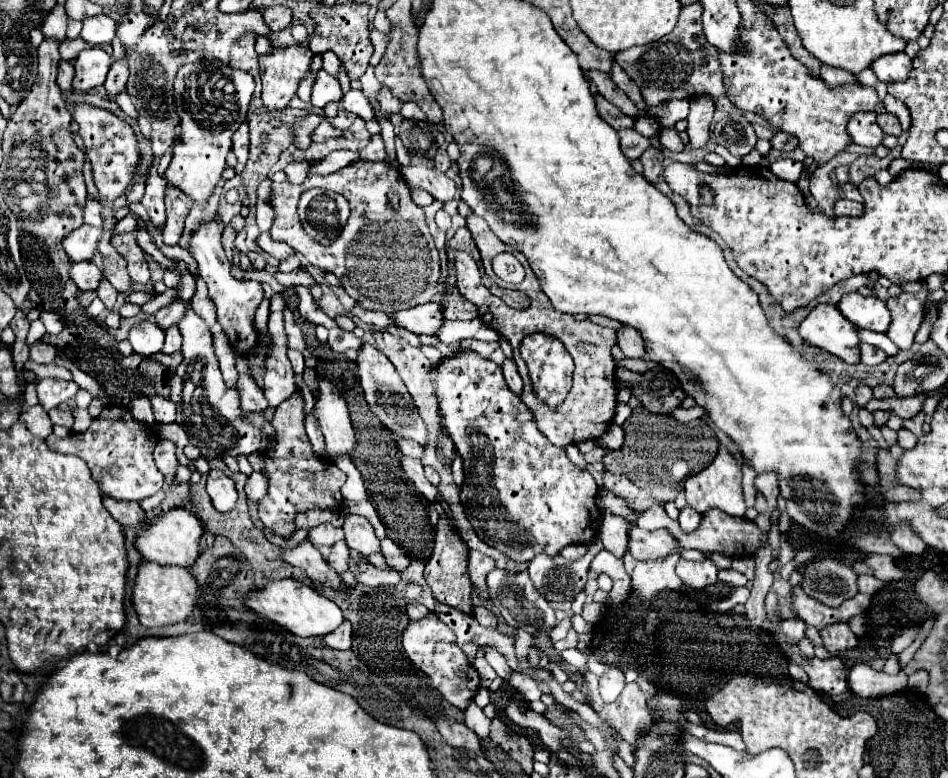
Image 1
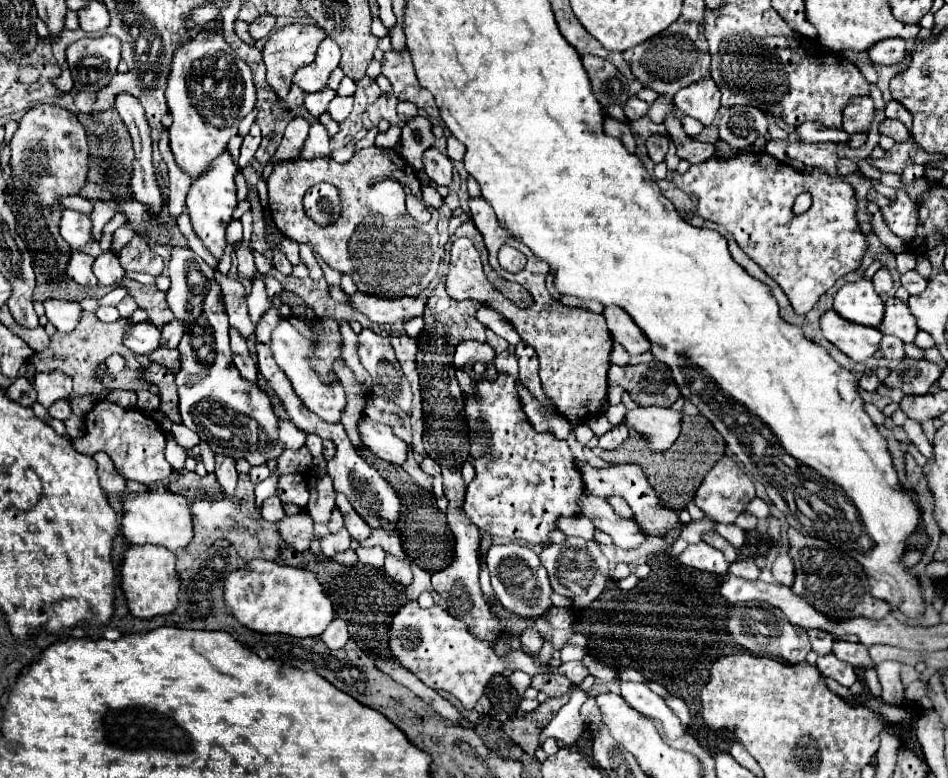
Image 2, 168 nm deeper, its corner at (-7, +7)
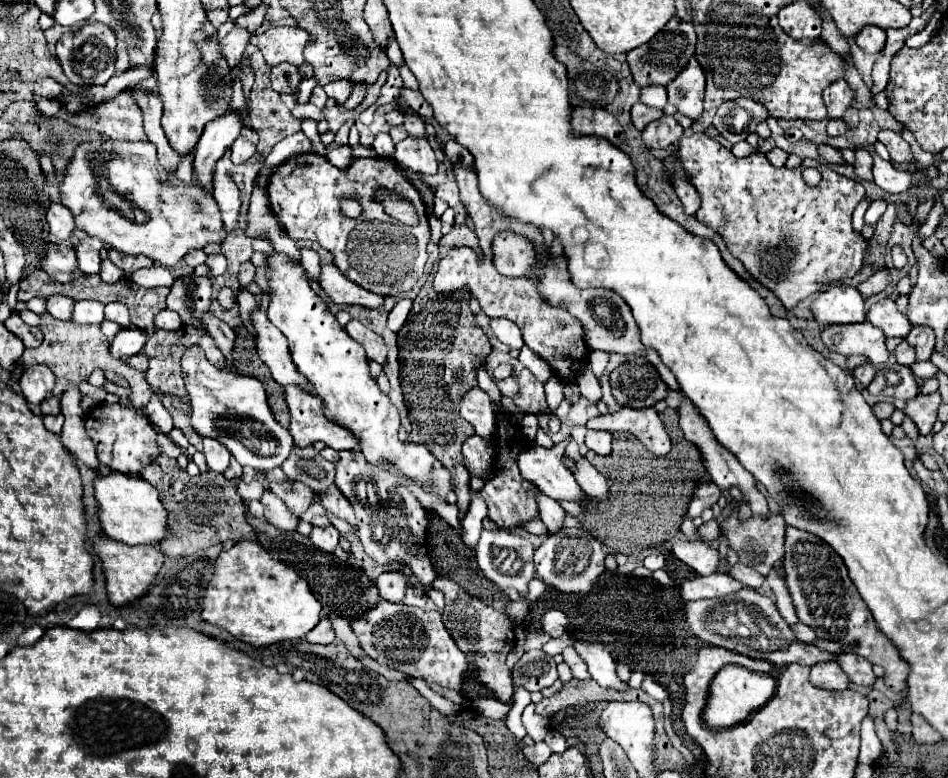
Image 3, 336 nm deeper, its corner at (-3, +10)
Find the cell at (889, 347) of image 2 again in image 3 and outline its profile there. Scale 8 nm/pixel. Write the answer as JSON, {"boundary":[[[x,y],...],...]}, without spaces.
{"boundary":[[[902,340],[902,342],[896,346],[896,350],[894,350],[894,356],[896,356],[898,364],[904,364],[904,366],[910,366],[910,364],[916,360],[914,348],[912,348],[912,346],[910,346],[906,340]]]}

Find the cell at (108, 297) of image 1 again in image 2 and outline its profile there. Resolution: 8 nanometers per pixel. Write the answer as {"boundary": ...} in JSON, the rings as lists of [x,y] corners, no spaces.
{"boundary":[[[112,251],[100,253],[100,255],[94,259],[92,271],[94,271],[96,279],[98,279],[102,285],[116,285],[116,283],[122,281],[122,277],[124,277],[124,269],[122,269],[122,265],[118,263],[118,257],[116,257]]]}

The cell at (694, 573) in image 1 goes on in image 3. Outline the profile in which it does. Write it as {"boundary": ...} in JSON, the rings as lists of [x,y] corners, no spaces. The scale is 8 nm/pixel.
{"boundary":[[[676,540],[672,546],[672,552],[678,560],[688,564],[700,576],[714,574],[720,564],[720,552],[702,540],[694,540],[694,542],[692,540]]]}

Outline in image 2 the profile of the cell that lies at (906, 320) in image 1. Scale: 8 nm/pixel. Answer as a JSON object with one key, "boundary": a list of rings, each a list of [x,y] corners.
{"boundary":[[[896,297],[886,301],[886,315],[882,317],[882,323],[878,325],[878,329],[884,335],[896,335],[904,343],[914,343],[914,337],[918,333],[914,315],[906,307],[906,303],[902,303]]]}

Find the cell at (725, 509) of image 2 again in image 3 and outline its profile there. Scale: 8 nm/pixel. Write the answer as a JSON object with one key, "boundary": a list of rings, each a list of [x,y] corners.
{"boundary":[[[702,482],[698,488],[696,488],[696,494],[694,494],[694,500],[690,502],[690,508],[688,508],[688,516],[694,518],[694,516],[700,516],[704,508],[710,508],[712,504],[718,502],[722,490],[714,484],[714,482]]]}

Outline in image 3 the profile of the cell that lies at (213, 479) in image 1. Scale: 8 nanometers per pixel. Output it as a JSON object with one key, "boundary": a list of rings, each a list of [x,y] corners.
{"boundary":[[[204,440],[202,452],[206,456],[206,464],[216,474],[224,474],[224,470],[228,468],[228,462],[230,462],[230,452],[226,452],[226,448],[222,448],[222,444],[218,444],[216,440]]]}

